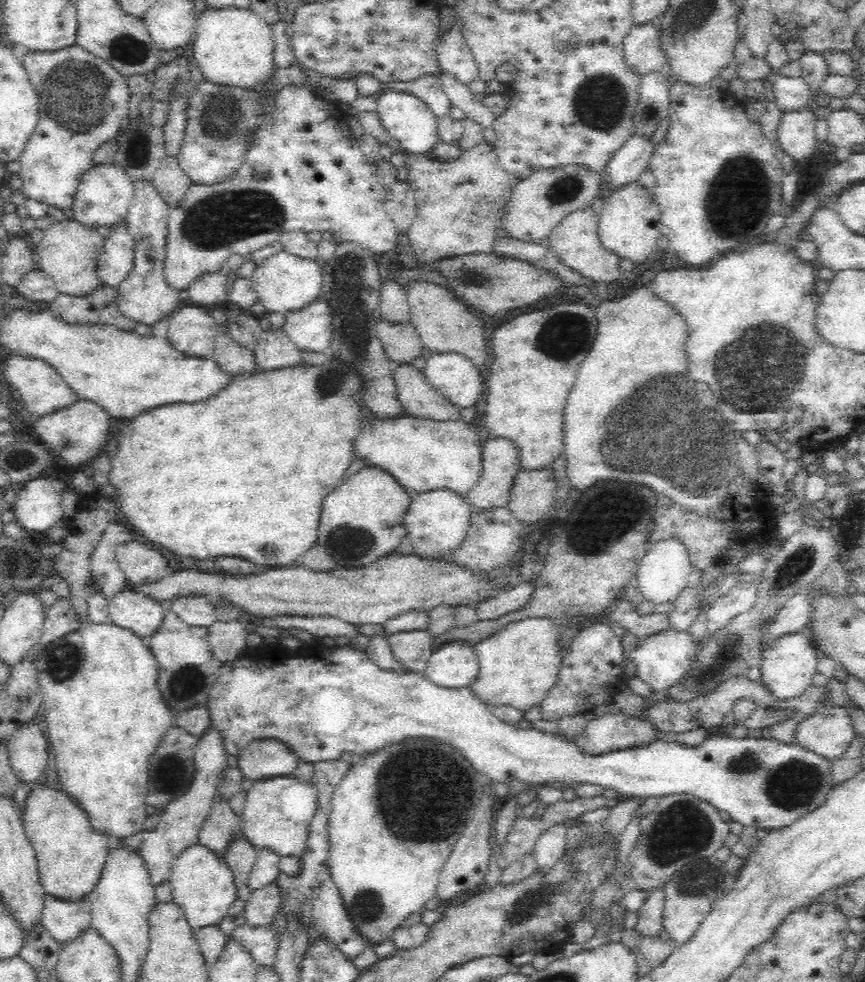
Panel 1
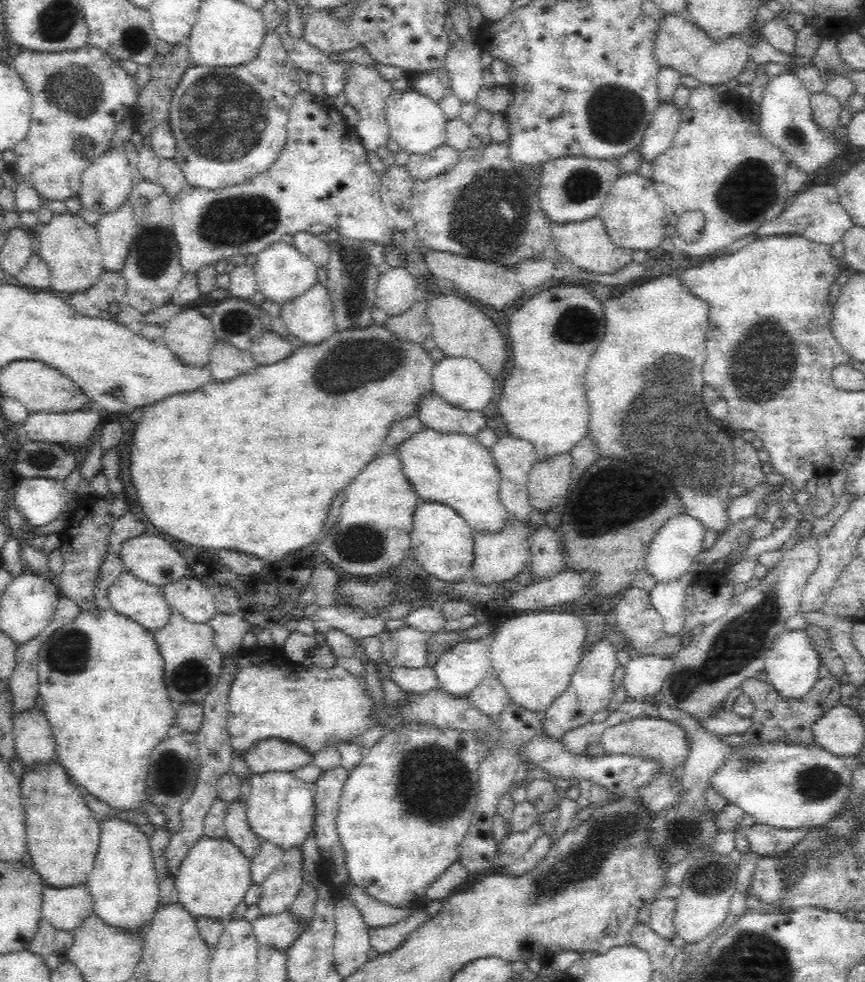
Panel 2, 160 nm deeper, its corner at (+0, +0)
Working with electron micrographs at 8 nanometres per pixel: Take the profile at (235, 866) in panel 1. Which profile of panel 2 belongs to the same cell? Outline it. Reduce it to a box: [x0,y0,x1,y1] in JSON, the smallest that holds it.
[226,801,260,862]

